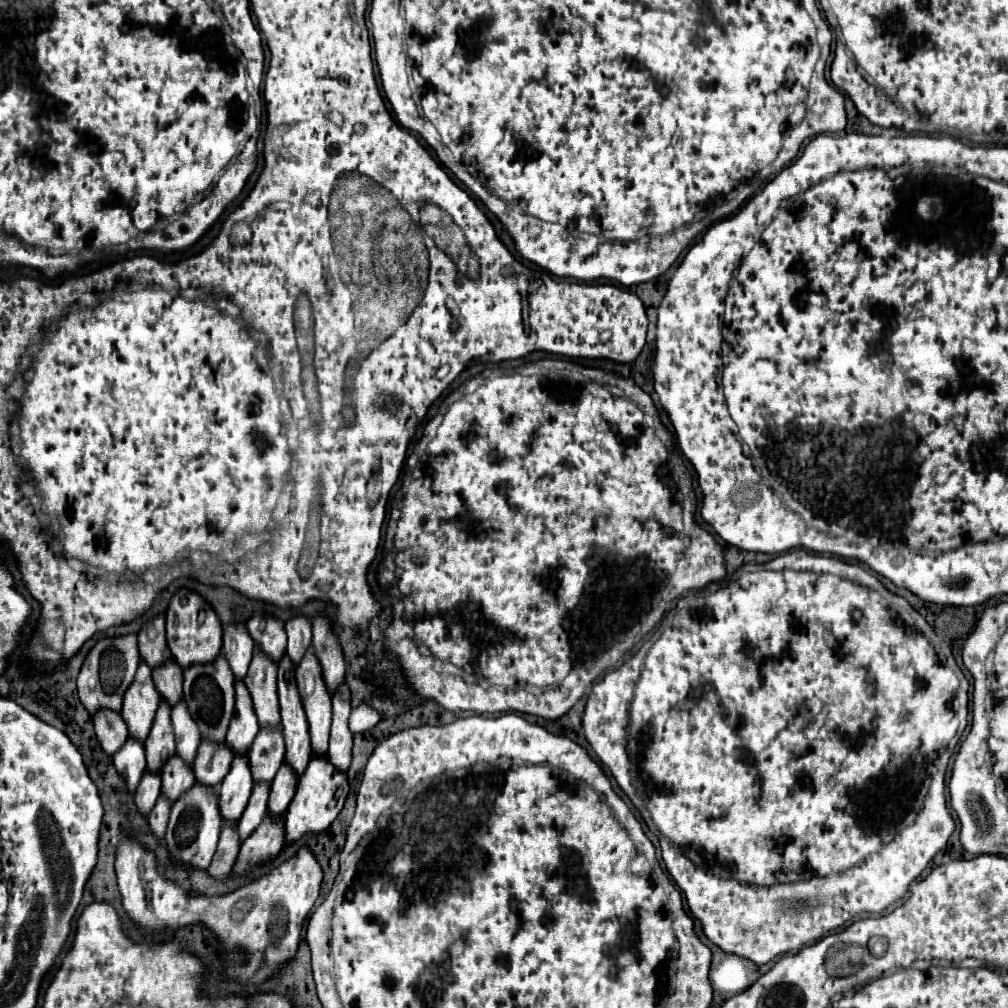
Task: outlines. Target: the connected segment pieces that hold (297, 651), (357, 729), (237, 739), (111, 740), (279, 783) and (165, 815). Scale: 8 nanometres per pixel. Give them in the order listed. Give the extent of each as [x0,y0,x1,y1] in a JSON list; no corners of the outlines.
[[285,615,311,663],[349,703,381,733],[227,679,259,753],[93,709,129,755],[269,763,299,815],[149,793,171,837]]

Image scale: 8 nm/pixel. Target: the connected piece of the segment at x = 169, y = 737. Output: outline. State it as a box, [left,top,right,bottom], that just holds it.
[145,699,175,771]

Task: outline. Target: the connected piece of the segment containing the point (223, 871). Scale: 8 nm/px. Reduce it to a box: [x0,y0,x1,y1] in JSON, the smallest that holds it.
[209,821,241,877]

